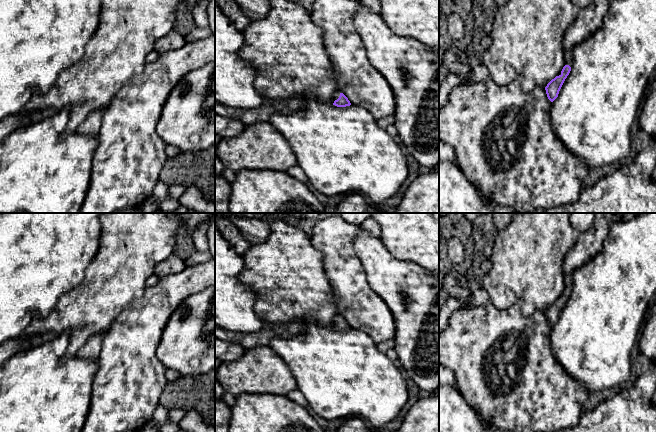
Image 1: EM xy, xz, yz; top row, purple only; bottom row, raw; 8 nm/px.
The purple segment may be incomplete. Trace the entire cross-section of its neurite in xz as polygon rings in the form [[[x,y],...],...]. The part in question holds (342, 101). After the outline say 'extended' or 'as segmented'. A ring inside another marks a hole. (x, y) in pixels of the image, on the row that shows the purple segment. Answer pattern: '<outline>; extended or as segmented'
[[[336,91],[334,93],[332,101],[334,102],[333,105],[335,105],[337,107],[346,107],[346,106],[351,105],[348,98],[343,93],[341,93],[340,91]]]; extended

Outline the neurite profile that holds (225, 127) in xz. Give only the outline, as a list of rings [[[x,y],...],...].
[[[215,114],[215,134],[222,138],[238,136],[245,130],[245,127],[246,125],[240,121]]]

